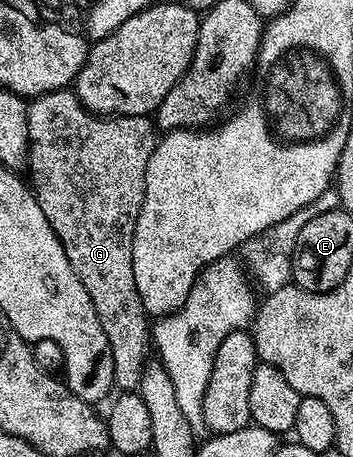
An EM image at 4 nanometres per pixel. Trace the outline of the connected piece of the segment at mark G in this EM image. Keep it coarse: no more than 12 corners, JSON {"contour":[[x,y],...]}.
{"contour":[[70,89],[26,112],[28,179],[76,269],[113,386],[152,323],[132,277],[155,124]]}

